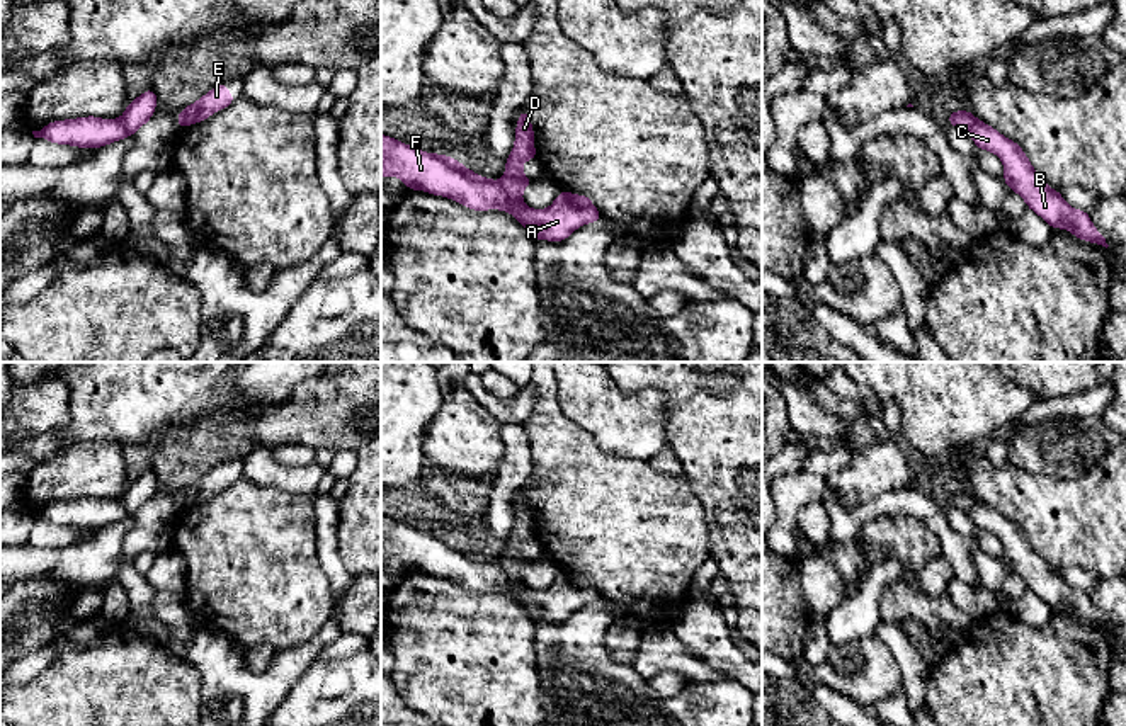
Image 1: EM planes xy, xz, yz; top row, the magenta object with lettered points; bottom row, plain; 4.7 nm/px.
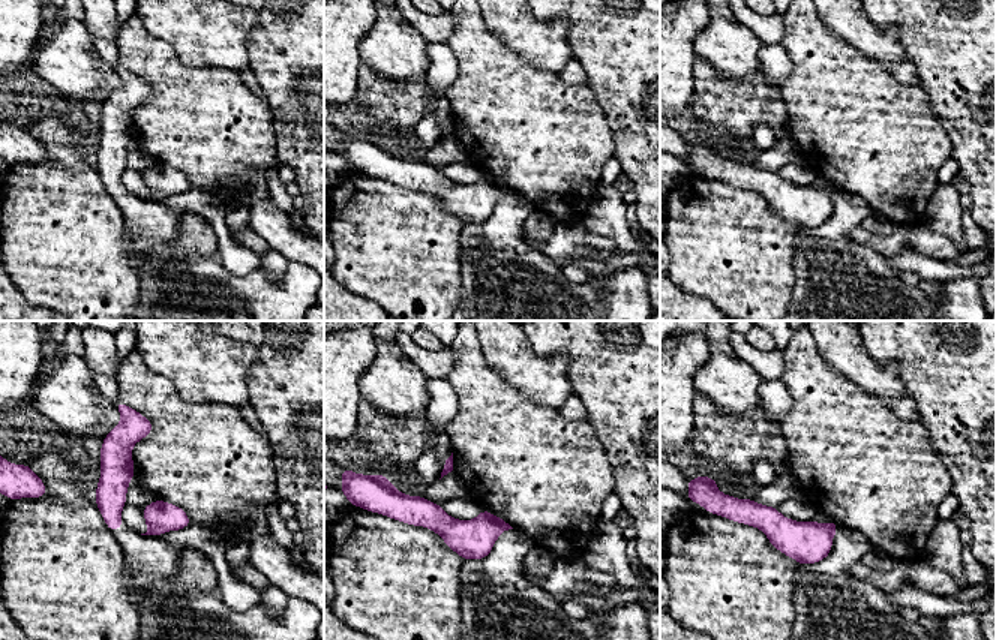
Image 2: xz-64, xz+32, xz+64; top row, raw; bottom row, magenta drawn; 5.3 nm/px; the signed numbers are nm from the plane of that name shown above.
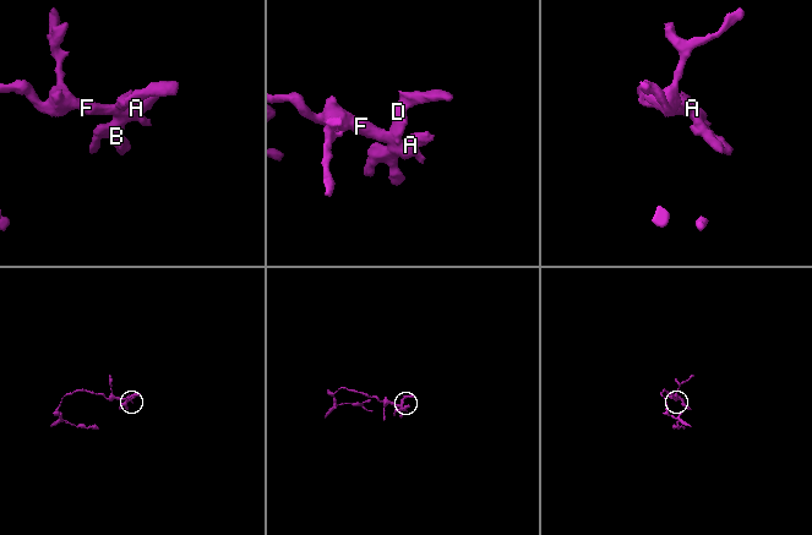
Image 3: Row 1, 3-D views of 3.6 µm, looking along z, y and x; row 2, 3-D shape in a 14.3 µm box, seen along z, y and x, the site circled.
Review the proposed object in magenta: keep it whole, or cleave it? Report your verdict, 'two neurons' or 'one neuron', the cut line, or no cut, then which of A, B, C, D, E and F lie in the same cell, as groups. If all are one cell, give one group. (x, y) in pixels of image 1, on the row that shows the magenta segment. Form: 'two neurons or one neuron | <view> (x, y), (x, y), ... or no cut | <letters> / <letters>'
two neurons | xz (499, 181), (512, 204), (526, 216) | A B C E F / D

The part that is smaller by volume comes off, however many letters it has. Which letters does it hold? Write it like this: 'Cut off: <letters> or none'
Cut off: D

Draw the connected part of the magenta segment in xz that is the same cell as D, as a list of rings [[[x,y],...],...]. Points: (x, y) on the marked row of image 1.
[[[526,109],[519,112],[519,121],[515,126],[515,141],[514,148],[505,160],[505,175],[500,184],[507,196],[514,201],[514,206],[522,216],[527,216],[529,206],[522,201],[522,190],[534,184],[529,177],[522,173],[522,163],[526,160],[537,160],[534,146],[534,128],[531,124],[529,114]]]

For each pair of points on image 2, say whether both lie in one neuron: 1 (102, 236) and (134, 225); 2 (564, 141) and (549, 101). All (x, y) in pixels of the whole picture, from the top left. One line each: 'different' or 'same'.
1: different
2: same

